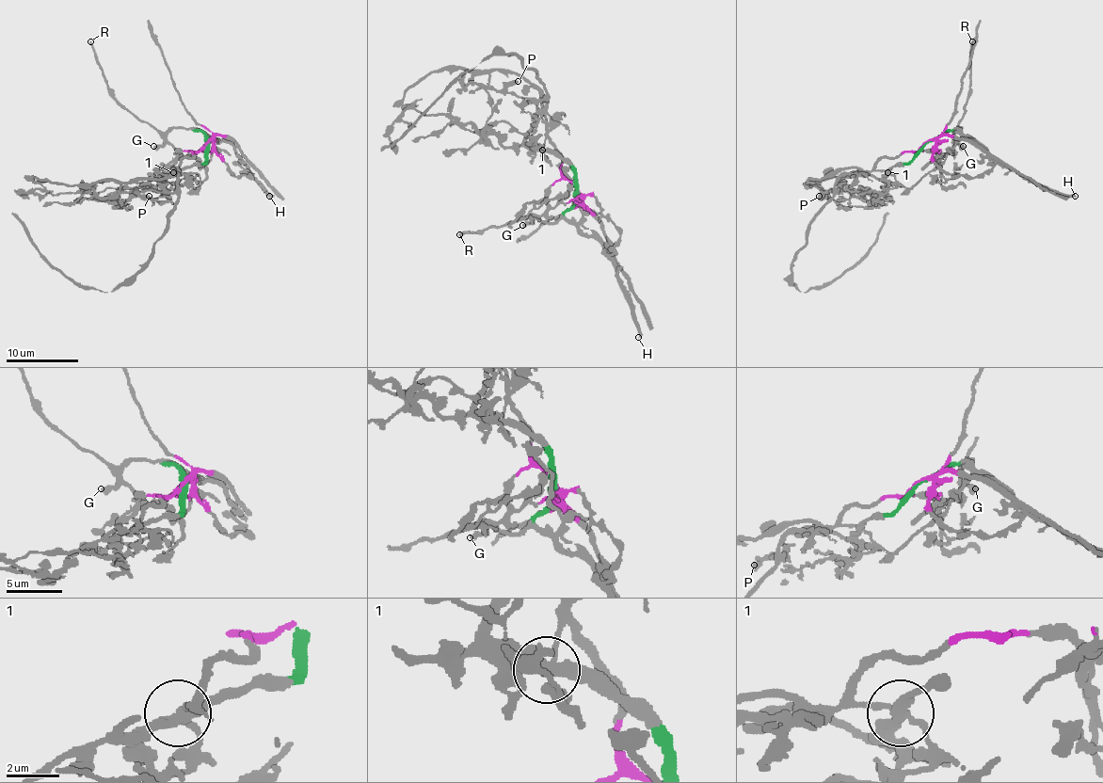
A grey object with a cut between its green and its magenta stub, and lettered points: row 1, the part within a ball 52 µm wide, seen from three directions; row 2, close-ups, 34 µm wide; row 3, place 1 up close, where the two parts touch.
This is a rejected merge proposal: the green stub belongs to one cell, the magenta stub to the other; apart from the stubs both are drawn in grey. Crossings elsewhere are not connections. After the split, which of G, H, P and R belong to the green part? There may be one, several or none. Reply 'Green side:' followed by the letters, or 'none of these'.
Green side: G, H, P, R

